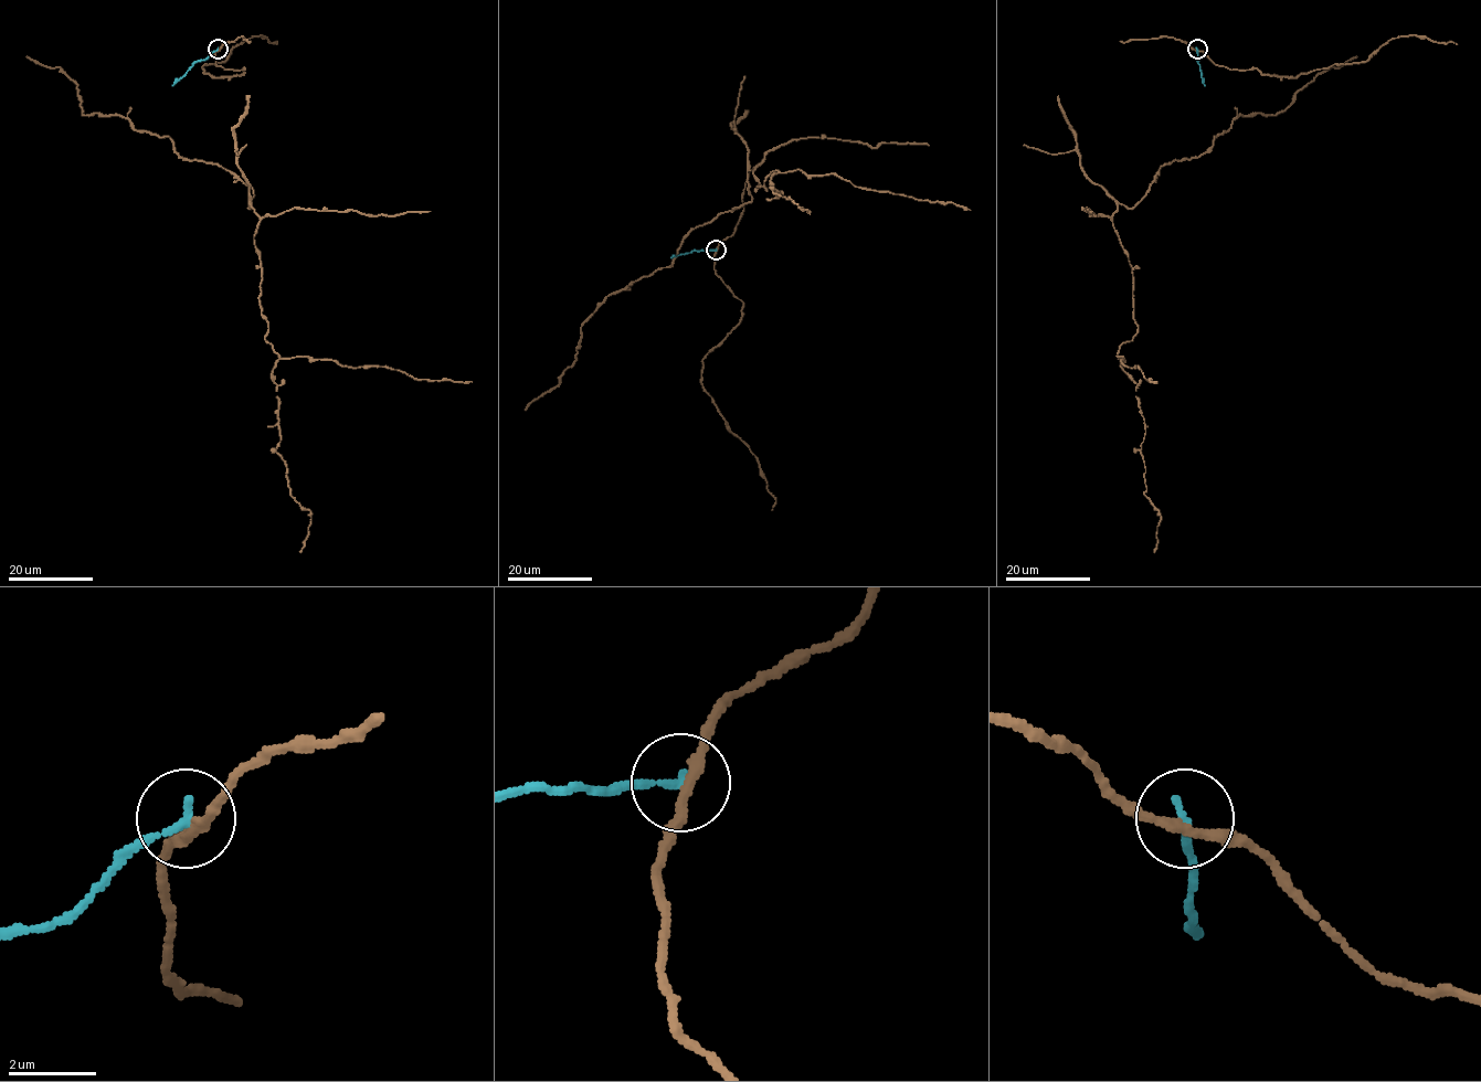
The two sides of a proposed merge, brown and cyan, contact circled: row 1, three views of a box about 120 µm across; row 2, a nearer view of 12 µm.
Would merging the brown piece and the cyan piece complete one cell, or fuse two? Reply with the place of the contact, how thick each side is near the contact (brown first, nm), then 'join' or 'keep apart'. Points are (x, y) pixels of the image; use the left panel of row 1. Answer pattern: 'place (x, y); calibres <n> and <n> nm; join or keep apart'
place (218, 49); calibres 220 and 200 nm; keep apart

